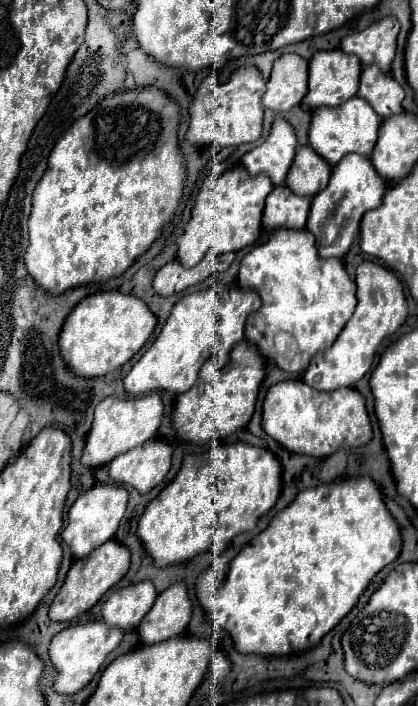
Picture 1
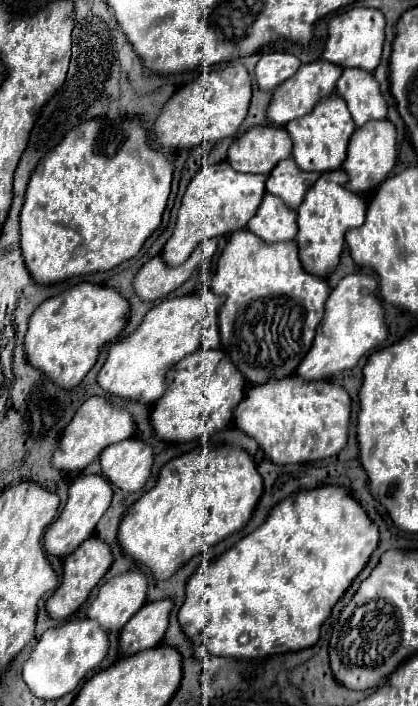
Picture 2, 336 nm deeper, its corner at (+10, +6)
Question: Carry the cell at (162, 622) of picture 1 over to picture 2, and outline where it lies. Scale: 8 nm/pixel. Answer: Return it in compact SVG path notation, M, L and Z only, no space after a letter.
M159 600L159 602L147 602L129 624L121 630L123 640L119 640L119 650L123 656L133 656L141 650L155 648L167 630L169 624L169 612L173 608L171 600Z

